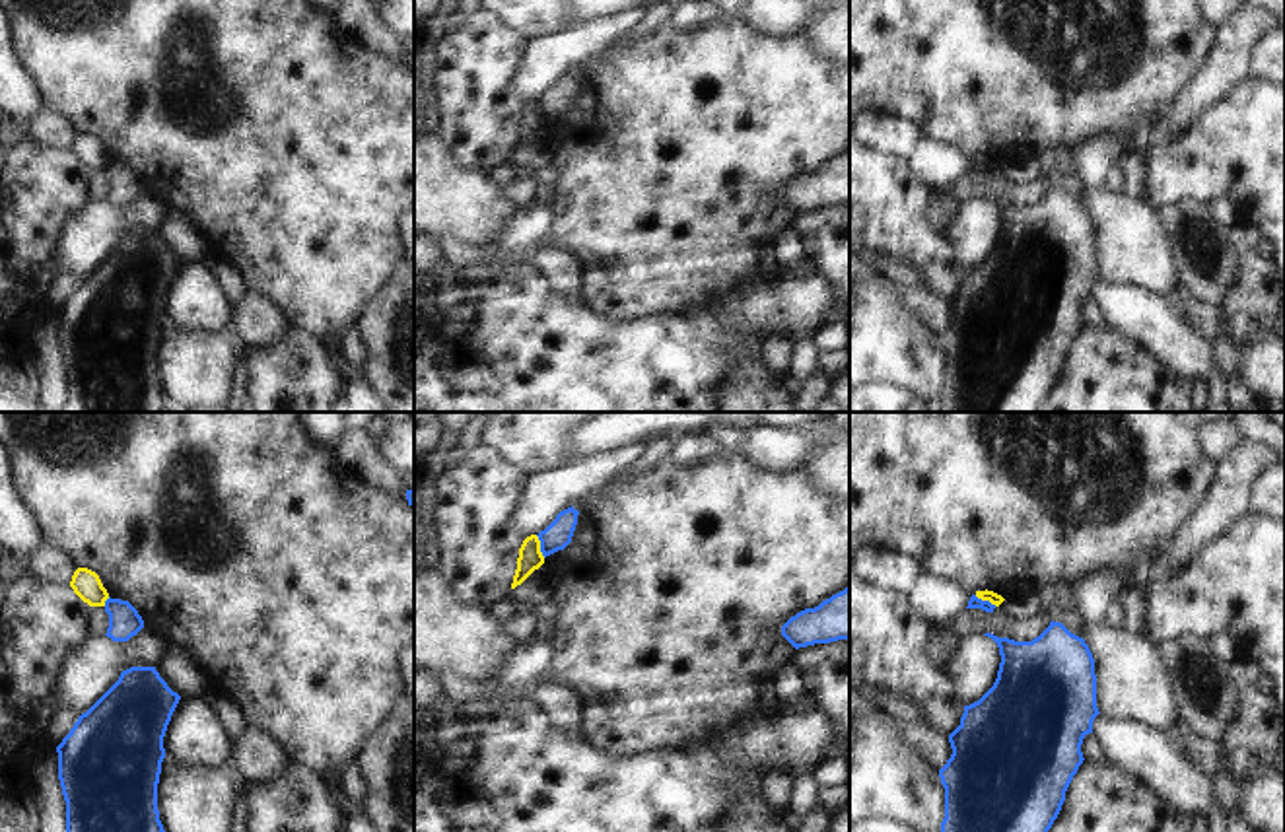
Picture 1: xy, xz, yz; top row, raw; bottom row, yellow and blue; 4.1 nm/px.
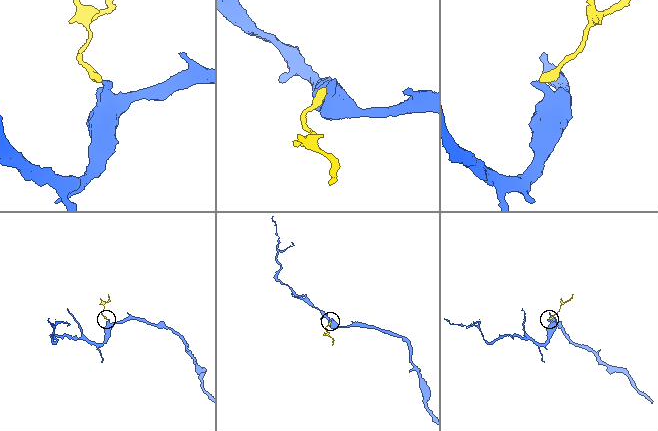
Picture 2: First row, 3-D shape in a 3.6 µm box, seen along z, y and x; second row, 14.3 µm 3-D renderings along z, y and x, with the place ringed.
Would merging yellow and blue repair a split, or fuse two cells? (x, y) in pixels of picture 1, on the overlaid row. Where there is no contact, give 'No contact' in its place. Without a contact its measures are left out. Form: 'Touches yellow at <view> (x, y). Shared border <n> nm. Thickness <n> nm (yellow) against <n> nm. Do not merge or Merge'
Touches yellow at xz (539, 547). Shared border 100 nm. Thickness 100 nm (yellow) against 110 nm. Do not merge

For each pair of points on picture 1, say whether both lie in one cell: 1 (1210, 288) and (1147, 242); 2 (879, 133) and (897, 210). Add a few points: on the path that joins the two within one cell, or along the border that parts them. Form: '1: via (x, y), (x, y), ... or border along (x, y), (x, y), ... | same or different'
1: border along (1159, 218), (1171, 243), (1182, 288) | different
2: border along (869, 146), (906, 162) | different

